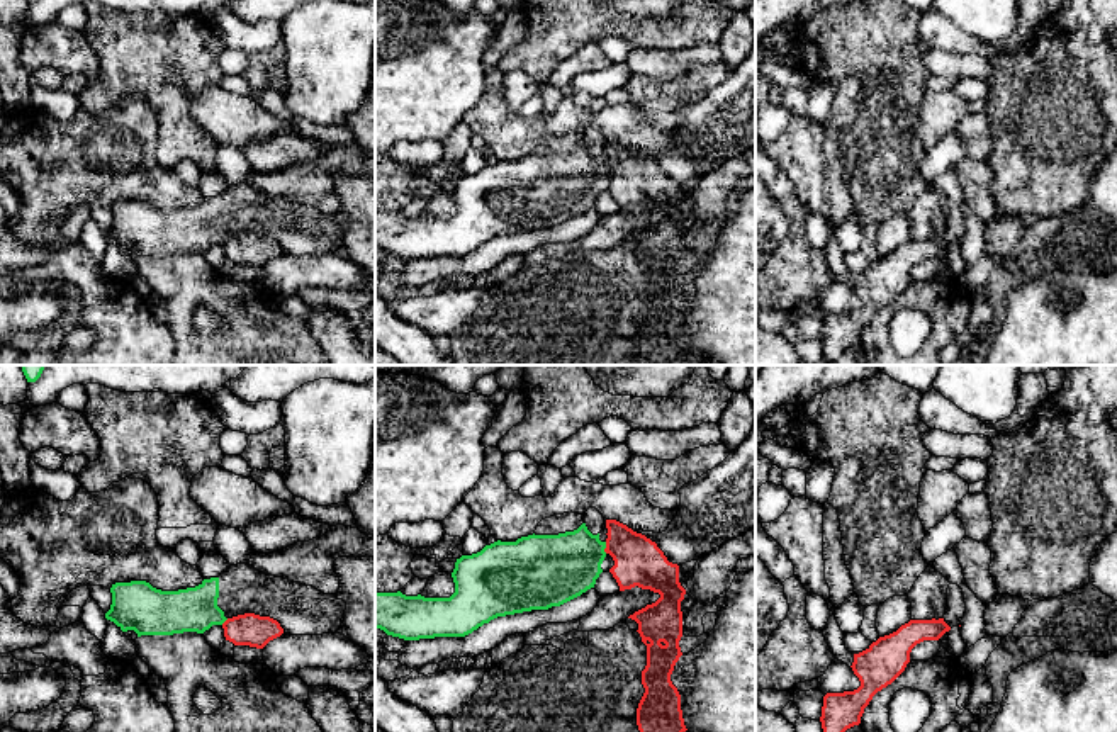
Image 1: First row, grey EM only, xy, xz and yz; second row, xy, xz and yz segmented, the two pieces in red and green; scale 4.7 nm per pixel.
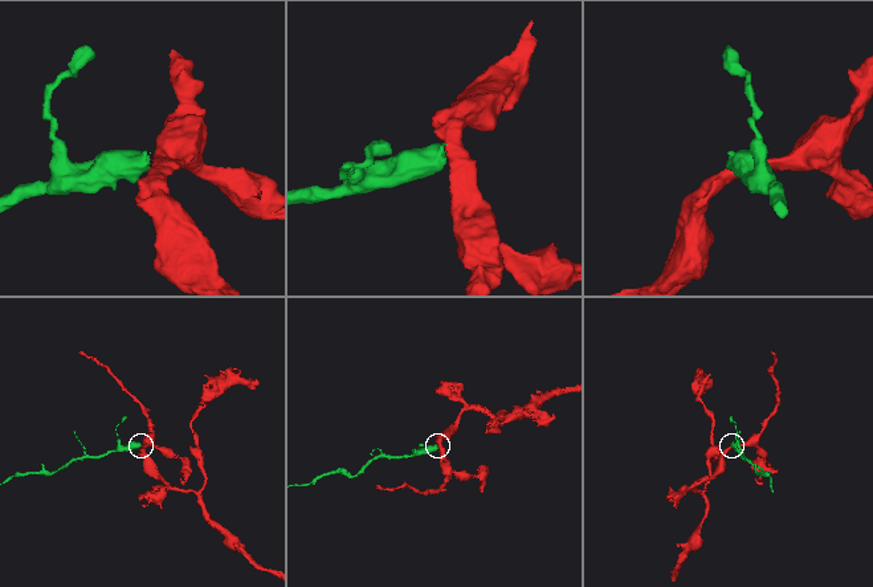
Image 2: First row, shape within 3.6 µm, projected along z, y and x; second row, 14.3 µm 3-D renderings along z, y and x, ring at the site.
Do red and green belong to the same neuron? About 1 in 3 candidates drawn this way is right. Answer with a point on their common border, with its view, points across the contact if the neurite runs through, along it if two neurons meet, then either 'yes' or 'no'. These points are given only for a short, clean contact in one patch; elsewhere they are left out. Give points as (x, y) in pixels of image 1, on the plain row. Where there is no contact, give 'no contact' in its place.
xz (606, 167) | across xz (639, 180), (625, 167), (606, 167), (583, 172), (559, 187) | yes

